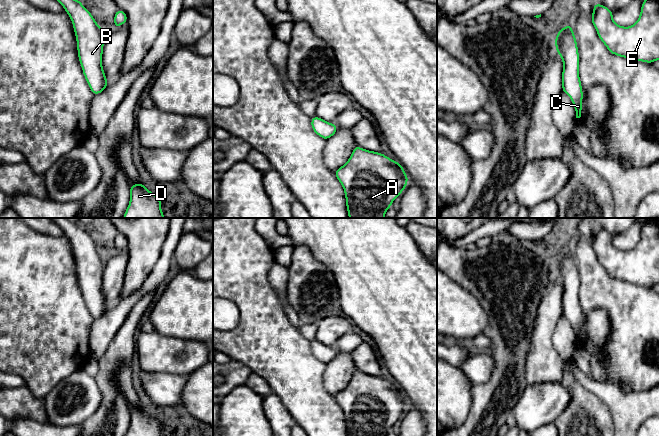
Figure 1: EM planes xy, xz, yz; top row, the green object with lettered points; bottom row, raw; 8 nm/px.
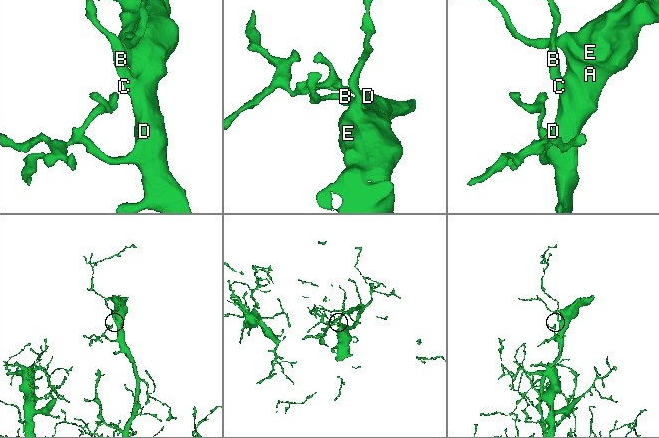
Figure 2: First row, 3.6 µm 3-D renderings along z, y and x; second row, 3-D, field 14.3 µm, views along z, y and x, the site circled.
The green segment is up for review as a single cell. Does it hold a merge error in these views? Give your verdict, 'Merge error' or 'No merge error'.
No merge error

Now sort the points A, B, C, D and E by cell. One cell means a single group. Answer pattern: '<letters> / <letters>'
A B C D E

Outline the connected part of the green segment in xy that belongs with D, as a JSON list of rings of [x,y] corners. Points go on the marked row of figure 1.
[[[143,184],[130,185],[130,202],[123,218],[165,218],[161,198]]]

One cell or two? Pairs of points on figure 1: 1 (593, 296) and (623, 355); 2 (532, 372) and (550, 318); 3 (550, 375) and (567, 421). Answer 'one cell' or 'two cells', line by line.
1: one cell
2: one cell
3: two cells

